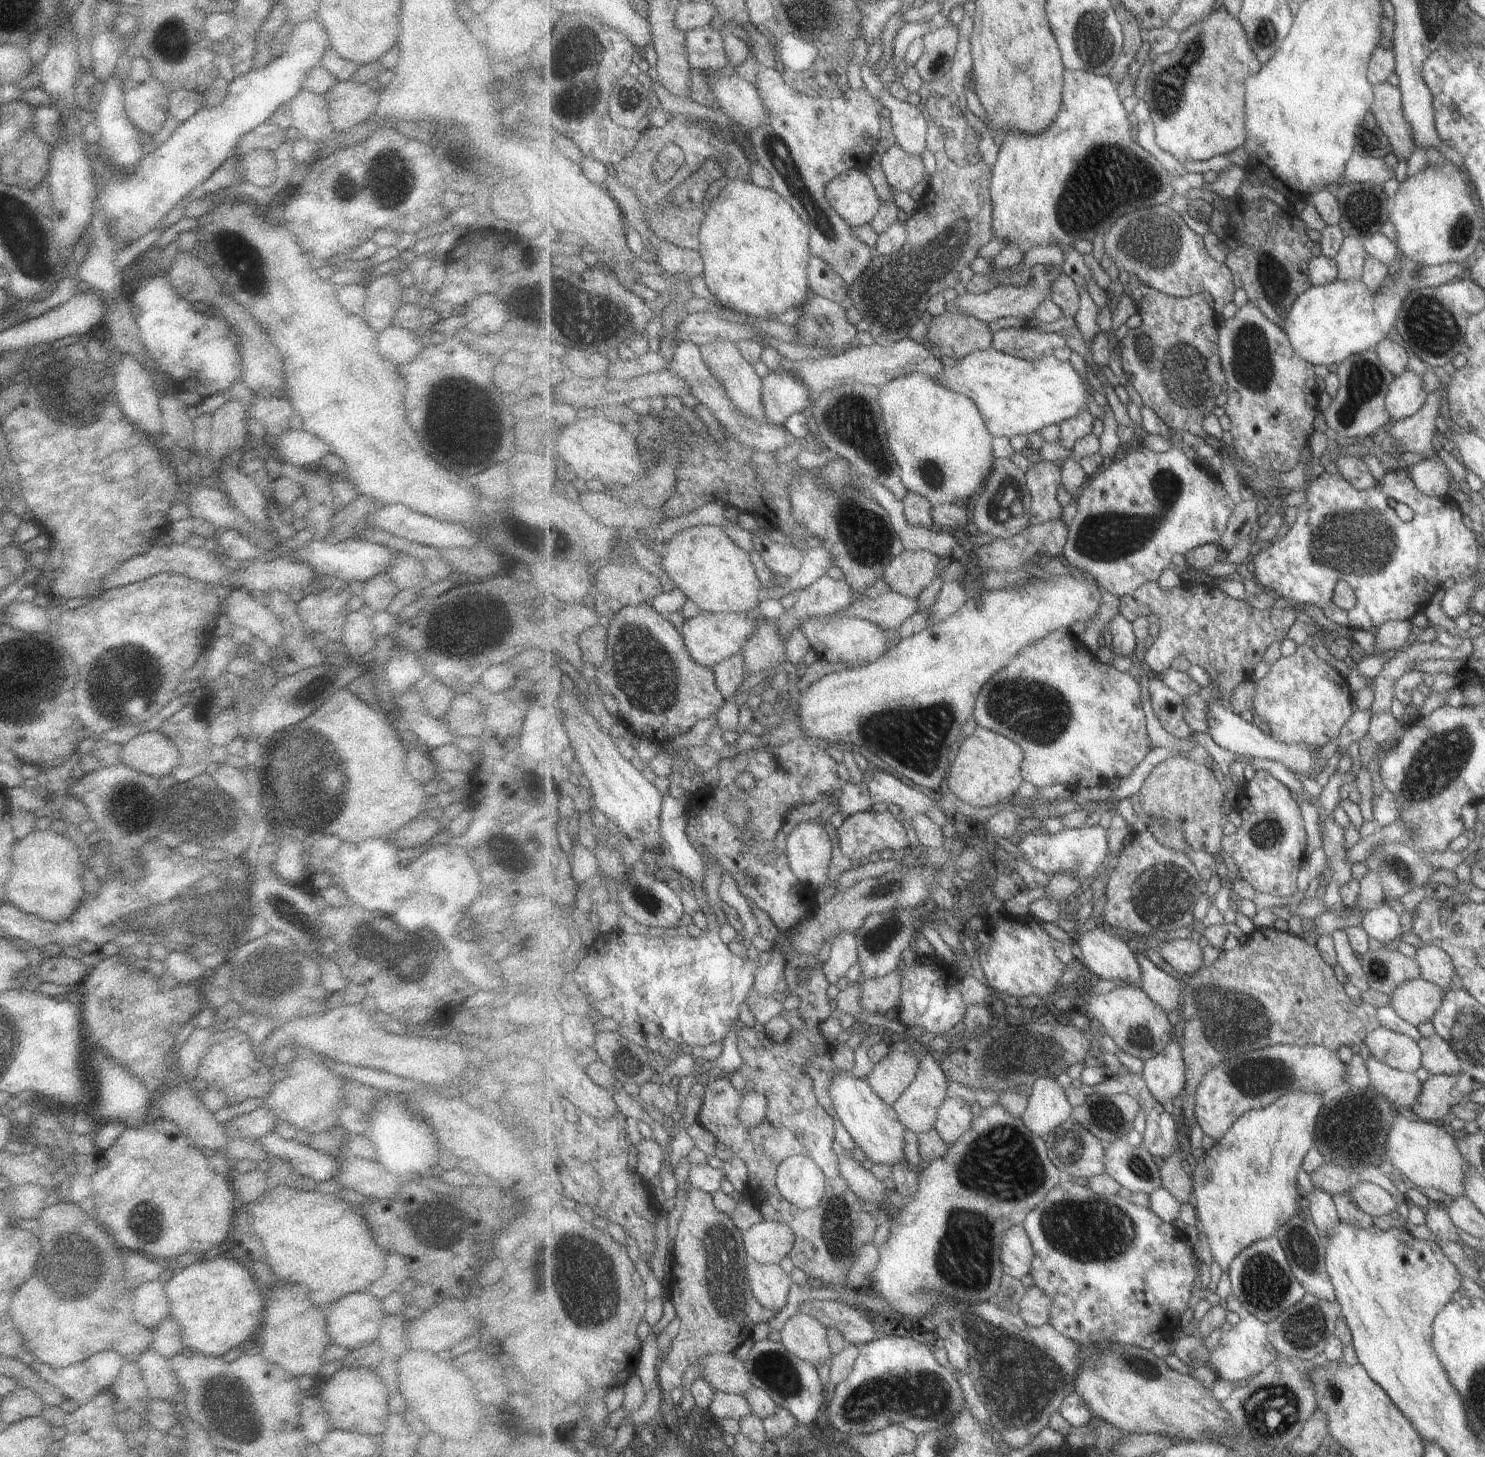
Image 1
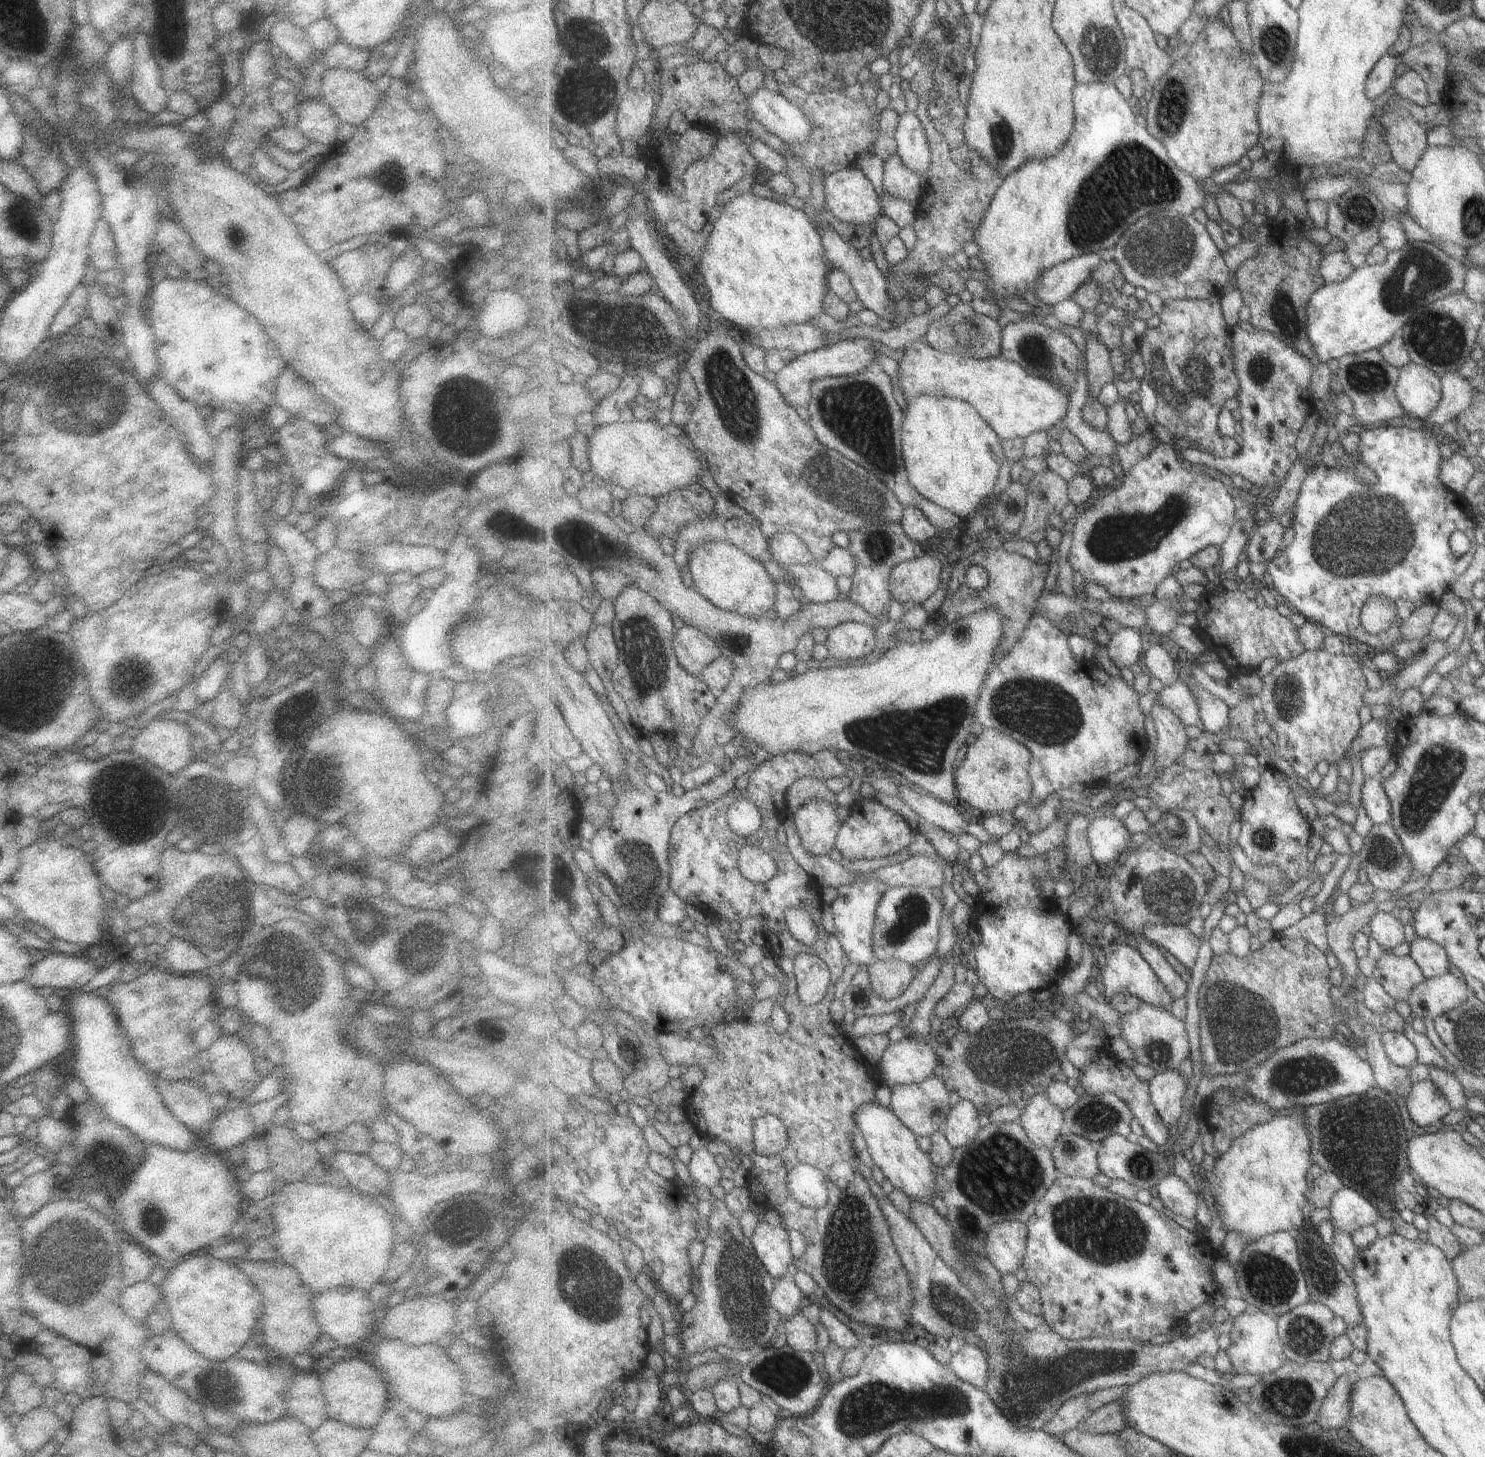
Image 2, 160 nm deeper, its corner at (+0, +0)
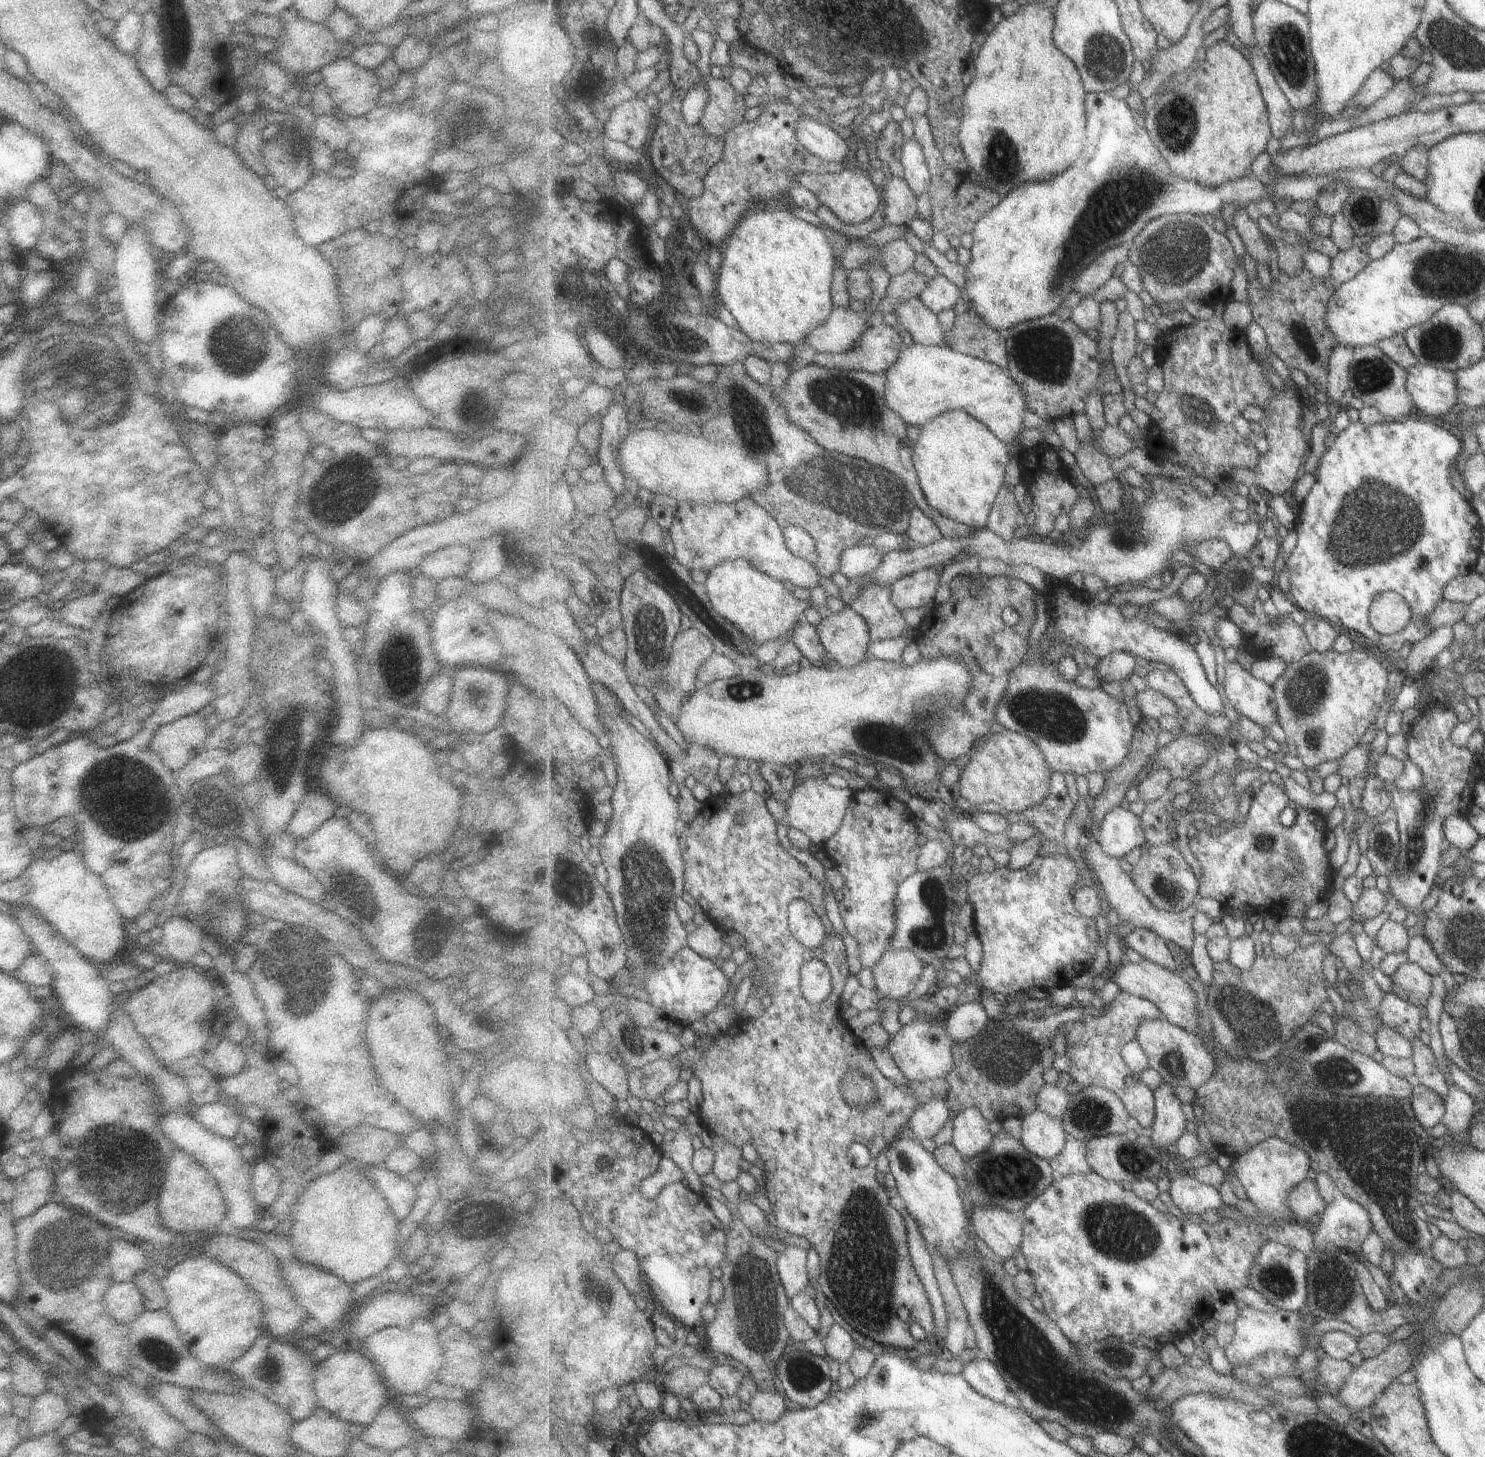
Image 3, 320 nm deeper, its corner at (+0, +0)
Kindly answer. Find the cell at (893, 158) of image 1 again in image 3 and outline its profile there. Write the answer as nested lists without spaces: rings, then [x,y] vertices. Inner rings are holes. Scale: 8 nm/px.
[[[888,175],[884,184],[884,222],[908,226],[918,217],[917,197],[904,177]]]

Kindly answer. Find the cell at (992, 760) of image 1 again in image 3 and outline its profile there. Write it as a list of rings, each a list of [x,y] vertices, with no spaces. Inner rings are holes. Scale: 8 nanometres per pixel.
[[[1009,729],[993,733],[971,757],[959,777],[961,796],[973,805],[995,802],[1003,813],[1039,807],[1050,794],[1052,770],[1041,747],[1029,736]]]

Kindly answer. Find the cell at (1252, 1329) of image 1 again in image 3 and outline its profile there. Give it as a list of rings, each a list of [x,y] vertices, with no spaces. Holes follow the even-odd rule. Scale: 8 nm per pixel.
[[[1245,1306],[1239,1310],[1234,1320],[1235,1332],[1232,1341],[1225,1348],[1228,1361],[1235,1367],[1251,1364],[1264,1354],[1270,1352],[1288,1352],[1294,1357],[1301,1356],[1305,1346],[1304,1332],[1302,1331],[1301,1312],[1279,1309],[1275,1312],[1262,1311],[1255,1307]]]

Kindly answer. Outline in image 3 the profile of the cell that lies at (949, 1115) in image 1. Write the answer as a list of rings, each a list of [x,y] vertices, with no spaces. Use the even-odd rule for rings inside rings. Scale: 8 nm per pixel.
[[[969,1107],[953,1119],[952,1143],[966,1159],[973,1159],[992,1148],[994,1136],[989,1130],[989,1120],[979,1108]]]

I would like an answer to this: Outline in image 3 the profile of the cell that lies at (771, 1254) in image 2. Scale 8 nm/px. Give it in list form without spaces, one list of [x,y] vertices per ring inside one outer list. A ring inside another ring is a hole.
[[[781,1242],[777,1247],[776,1267],[789,1299],[801,1291],[810,1291],[810,1276],[807,1268],[809,1251],[785,1242]]]

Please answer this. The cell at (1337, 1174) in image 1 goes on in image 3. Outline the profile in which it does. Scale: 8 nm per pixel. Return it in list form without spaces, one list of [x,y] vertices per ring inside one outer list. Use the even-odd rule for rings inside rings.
[[[1315,1179],[1304,1180],[1299,1186],[1293,1188],[1286,1203],[1290,1206],[1293,1218],[1309,1224],[1314,1219],[1318,1219],[1328,1207],[1317,1190]]]

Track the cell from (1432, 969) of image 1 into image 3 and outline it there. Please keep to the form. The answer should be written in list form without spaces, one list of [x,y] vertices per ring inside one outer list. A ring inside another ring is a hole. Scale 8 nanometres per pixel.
[[[1416,935],[1413,937],[1409,943],[1406,956],[1409,961],[1420,964],[1421,968],[1424,968],[1433,976],[1437,974],[1443,978],[1447,989],[1451,989],[1454,986],[1455,983],[1453,977],[1451,977],[1451,973],[1446,970],[1444,963],[1435,952],[1432,942],[1427,936]]]

